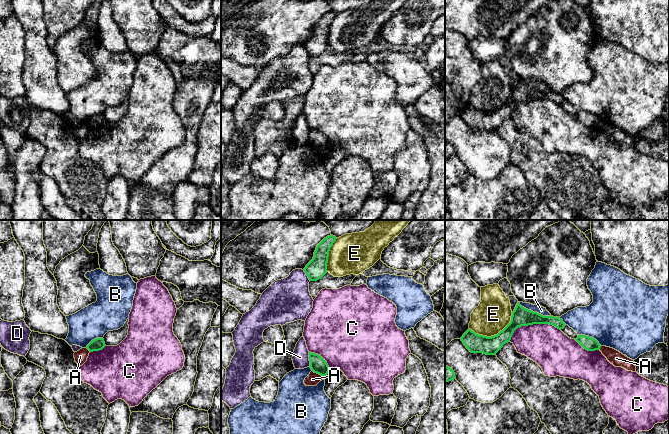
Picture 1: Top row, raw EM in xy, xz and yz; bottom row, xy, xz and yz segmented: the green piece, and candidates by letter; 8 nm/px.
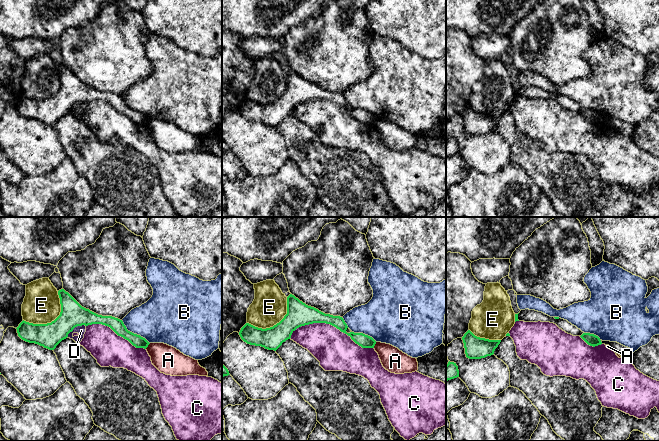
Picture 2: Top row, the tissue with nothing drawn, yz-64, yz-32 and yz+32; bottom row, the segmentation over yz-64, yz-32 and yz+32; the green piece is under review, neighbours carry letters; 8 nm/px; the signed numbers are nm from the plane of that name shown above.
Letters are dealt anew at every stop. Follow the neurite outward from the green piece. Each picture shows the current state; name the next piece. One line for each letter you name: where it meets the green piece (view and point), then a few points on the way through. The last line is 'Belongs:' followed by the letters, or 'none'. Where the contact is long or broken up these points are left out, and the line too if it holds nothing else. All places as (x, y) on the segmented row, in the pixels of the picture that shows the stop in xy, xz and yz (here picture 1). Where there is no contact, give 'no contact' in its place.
Belongs: none

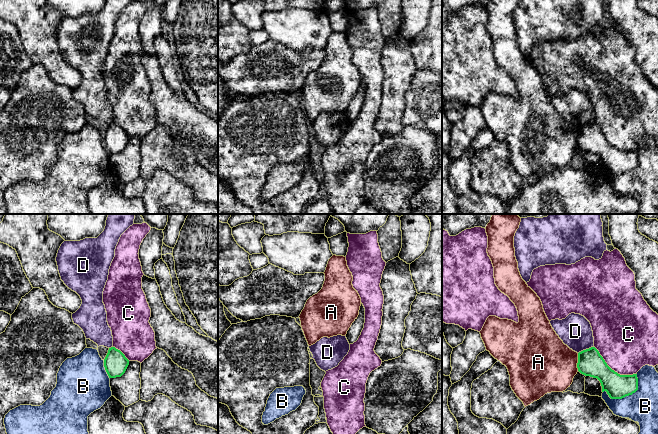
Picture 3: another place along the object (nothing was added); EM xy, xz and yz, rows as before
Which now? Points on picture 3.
Belongs: none

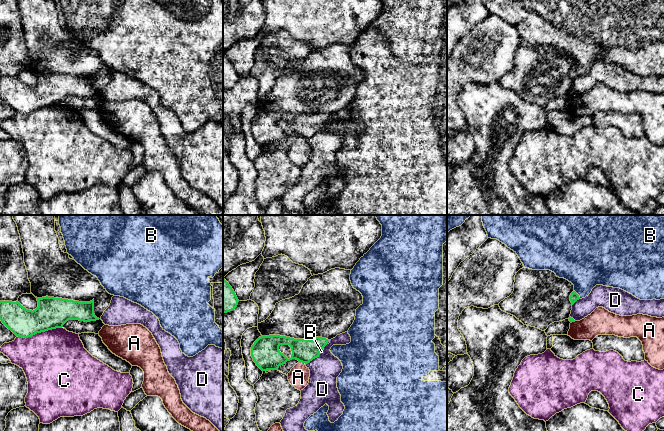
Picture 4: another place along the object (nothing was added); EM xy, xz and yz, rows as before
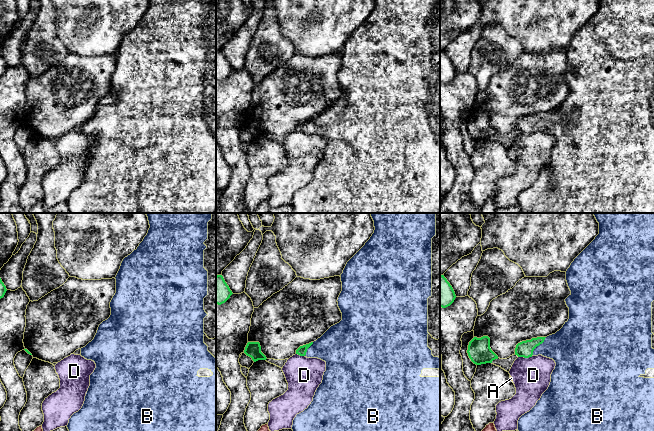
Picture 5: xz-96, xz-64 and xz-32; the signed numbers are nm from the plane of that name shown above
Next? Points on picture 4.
B: yz (577, 294) | across yz (574, 296), (577, 294), (583, 286), (585, 264)
Belongs: B

